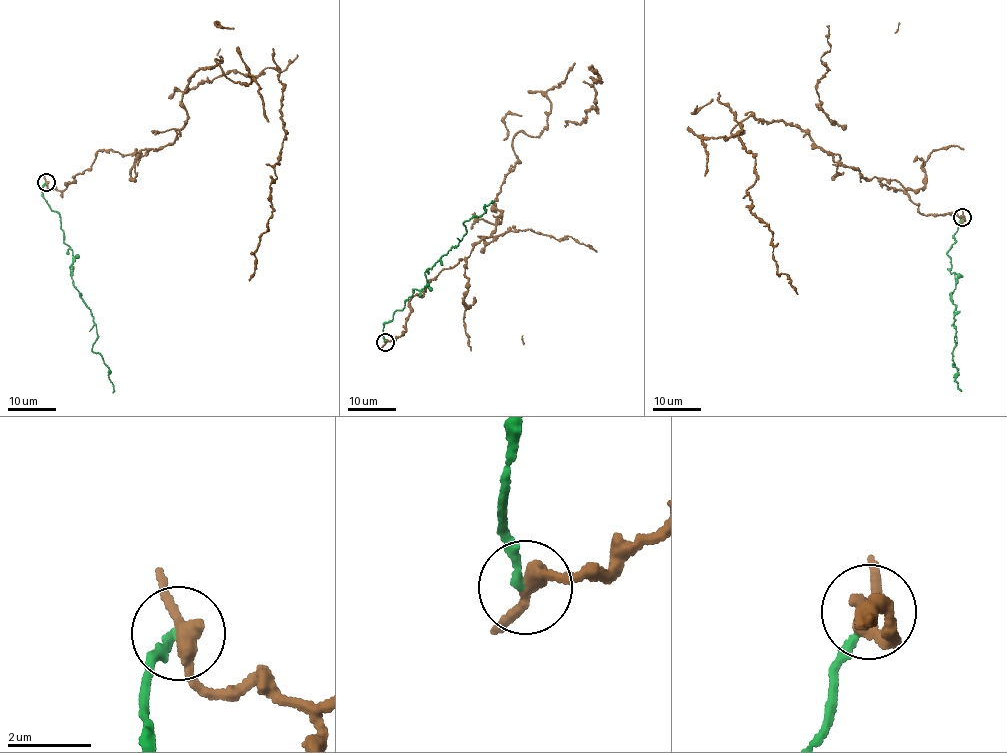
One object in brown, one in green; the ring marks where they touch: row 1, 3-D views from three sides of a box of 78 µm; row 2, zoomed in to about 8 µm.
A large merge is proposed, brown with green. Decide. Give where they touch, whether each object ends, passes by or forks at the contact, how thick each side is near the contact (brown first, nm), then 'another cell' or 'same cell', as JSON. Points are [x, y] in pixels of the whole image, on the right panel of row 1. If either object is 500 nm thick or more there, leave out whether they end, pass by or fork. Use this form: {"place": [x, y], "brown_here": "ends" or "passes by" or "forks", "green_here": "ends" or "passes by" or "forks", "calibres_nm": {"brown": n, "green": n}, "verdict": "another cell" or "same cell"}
{"place": [962, 217], "brown_here": "passes by", "green_here": "ends", "calibres_nm": {"brown": 340, "green": 180}, "verdict": "another cell"}

